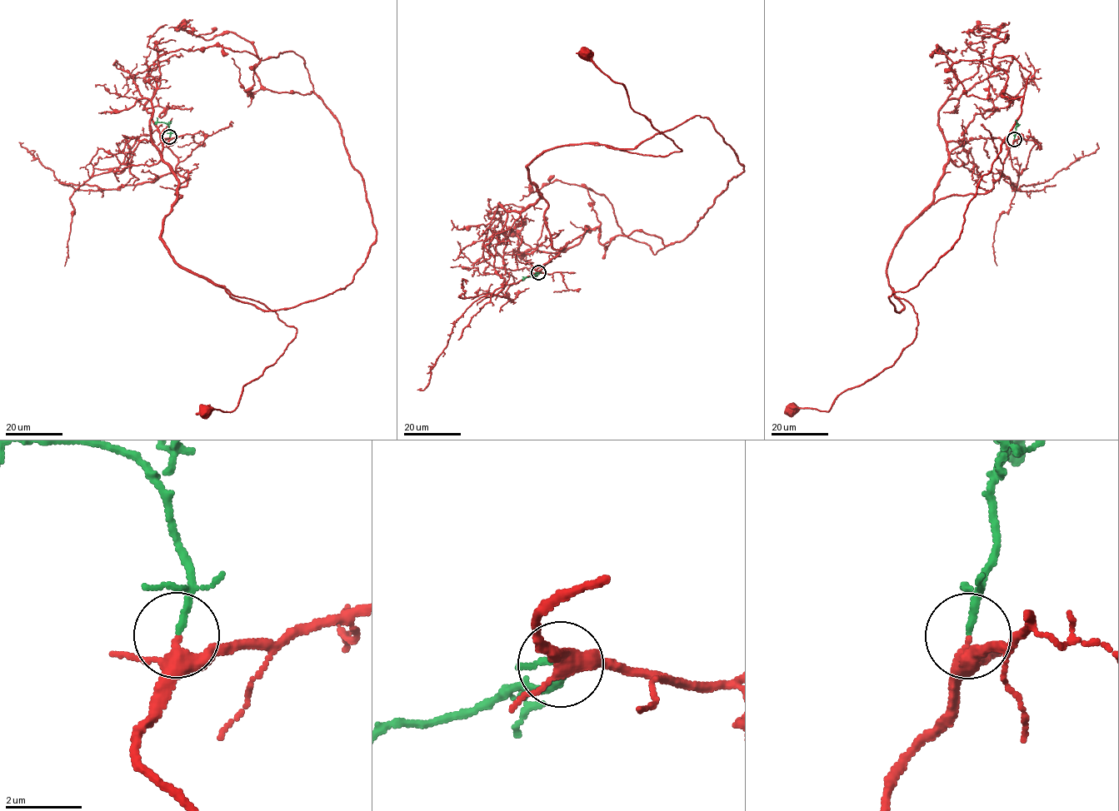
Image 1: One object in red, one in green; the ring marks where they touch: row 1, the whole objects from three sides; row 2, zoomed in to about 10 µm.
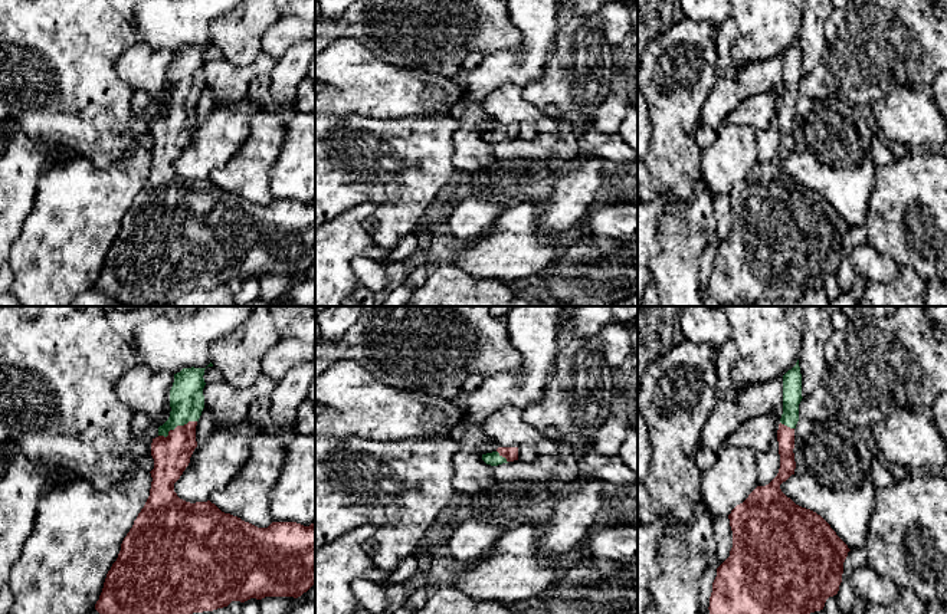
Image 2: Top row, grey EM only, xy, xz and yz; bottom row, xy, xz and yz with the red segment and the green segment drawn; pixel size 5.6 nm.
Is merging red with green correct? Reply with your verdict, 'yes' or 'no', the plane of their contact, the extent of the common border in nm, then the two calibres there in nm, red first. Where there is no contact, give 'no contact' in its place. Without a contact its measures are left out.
yes; contact in xy; length 240 nm; calibres 220 and 190 nm

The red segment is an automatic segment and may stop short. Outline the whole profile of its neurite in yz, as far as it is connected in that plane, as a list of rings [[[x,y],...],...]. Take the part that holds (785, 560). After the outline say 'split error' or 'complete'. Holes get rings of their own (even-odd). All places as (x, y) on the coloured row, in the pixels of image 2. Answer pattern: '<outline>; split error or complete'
[[[797,359],[796,365],[783,375],[783,414],[777,430],[779,473],[769,485],[757,486],[728,515],[733,548],[730,556],[717,568],[710,597],[710,614],[810,614],[823,610],[826,600],[839,591],[843,562],[851,549],[820,515],[796,505],[780,489],[780,485],[794,475],[796,469],[794,429],[802,398],[802,374]]]; split error

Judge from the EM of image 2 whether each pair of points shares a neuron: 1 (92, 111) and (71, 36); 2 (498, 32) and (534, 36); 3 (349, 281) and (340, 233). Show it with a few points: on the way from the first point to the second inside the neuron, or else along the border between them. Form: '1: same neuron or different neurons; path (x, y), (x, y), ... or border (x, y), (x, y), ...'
1: same neuron; path (74, 92), (71, 89), (71, 55)
2: different neurons; border (508, 15), (521, 33), (523, 48), (492, 53)
3: same neuron; path (340, 269), (340, 245)

